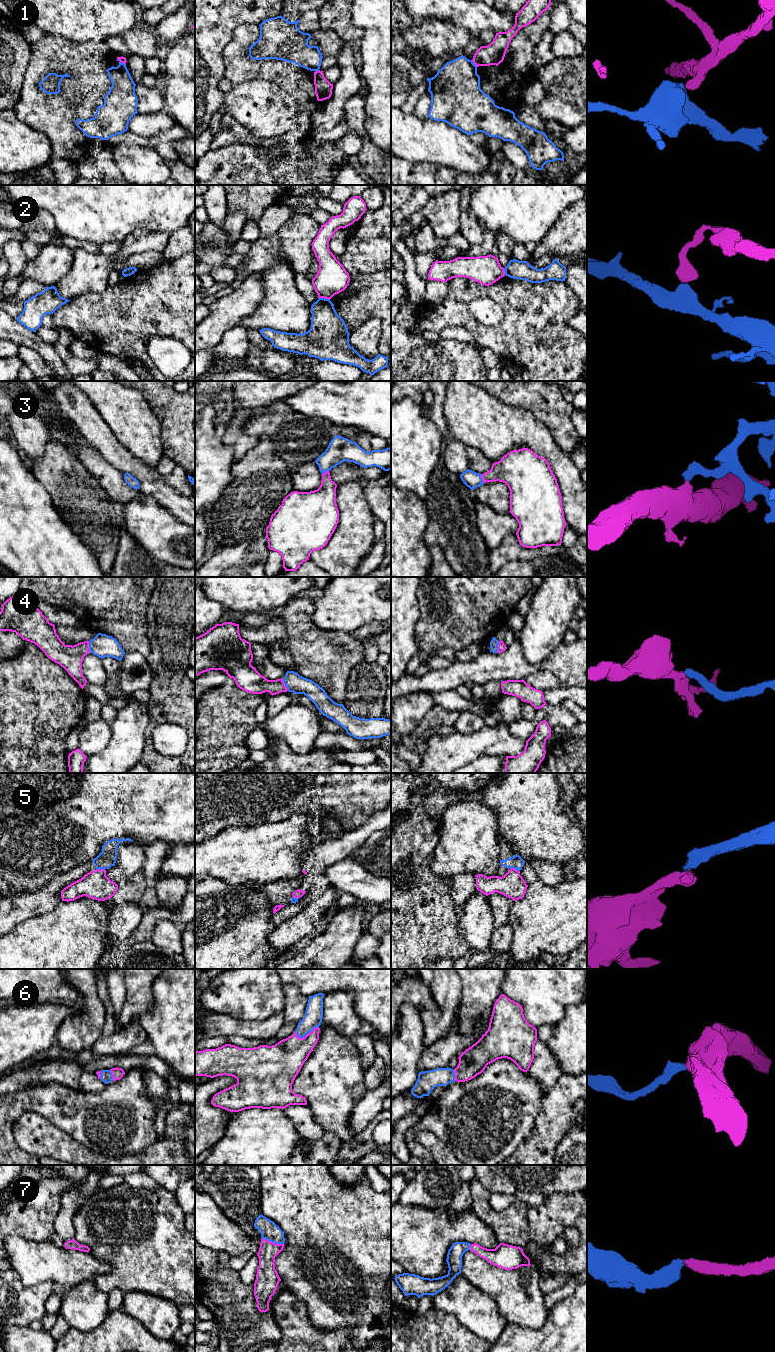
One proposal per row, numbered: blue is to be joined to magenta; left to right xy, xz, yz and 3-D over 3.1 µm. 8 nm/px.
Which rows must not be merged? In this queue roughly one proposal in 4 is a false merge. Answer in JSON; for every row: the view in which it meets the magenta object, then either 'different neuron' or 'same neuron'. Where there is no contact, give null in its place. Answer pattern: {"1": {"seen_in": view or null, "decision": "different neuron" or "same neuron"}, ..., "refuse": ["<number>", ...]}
{"1": {"seen_in": "yz", "decision": "different neuron"}, "2": {"seen_in": "xz", "decision": "different neuron"}, "3": {"seen_in": "yz", "decision": "same neuron"}, "4": {"seen_in": "xz", "decision": "same neuron"}, "5": {"seen_in": "yz", "decision": "different neuron"}, "6": {"seen_in": "xz", "decision": "same neuron"}, "7": {"seen_in": "xz", "decision": "same neuron"}, "refuse": ["1", "2", "5"]}

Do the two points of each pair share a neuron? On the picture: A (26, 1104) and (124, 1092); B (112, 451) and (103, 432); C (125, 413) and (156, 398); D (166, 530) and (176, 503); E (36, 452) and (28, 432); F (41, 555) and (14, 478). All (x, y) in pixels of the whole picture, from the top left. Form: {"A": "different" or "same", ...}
{"A": "same", "B": "same", "C": "different", "D": "different", "E": "same", "F": "same"}

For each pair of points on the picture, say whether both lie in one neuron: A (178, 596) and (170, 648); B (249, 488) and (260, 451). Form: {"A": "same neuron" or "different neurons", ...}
{"A": "same neuron", "B": "same neuron"}

